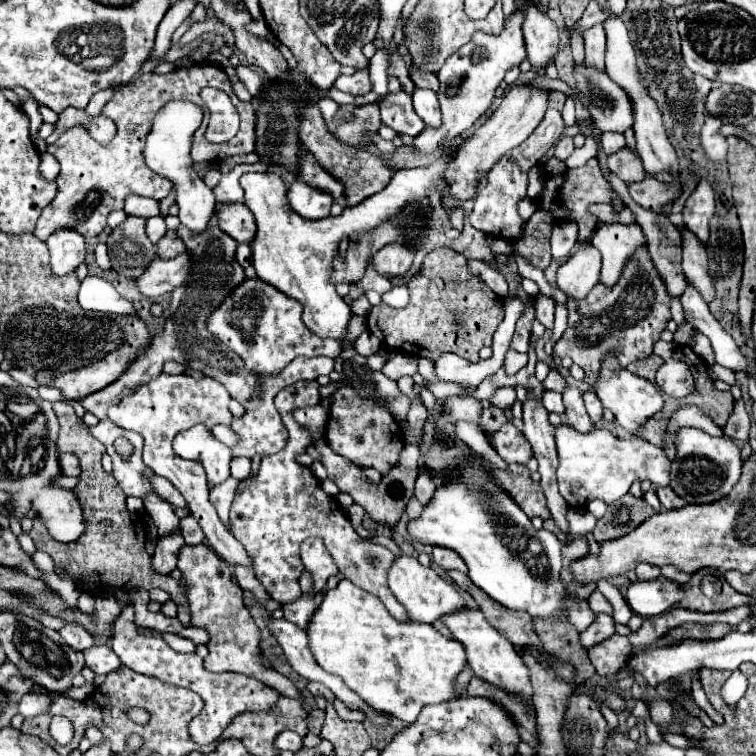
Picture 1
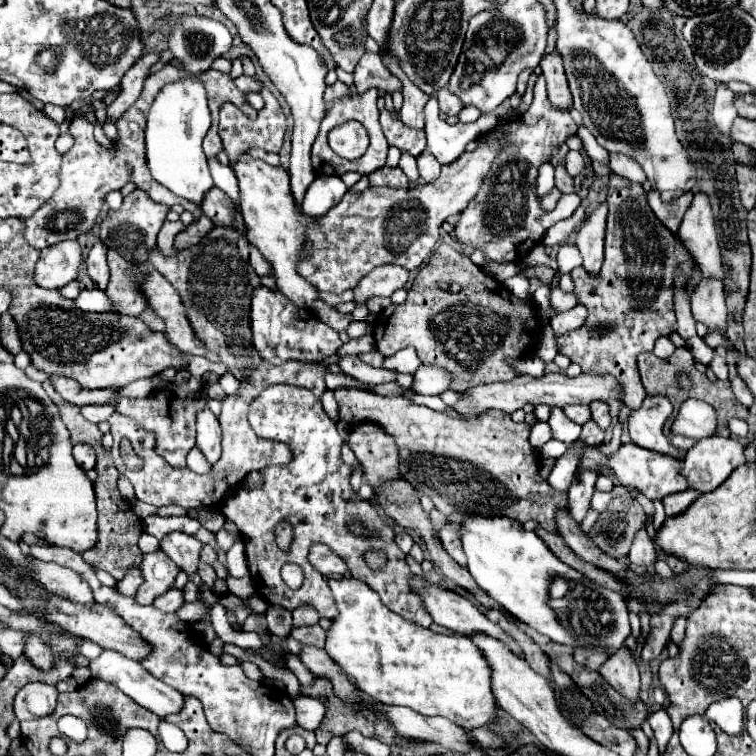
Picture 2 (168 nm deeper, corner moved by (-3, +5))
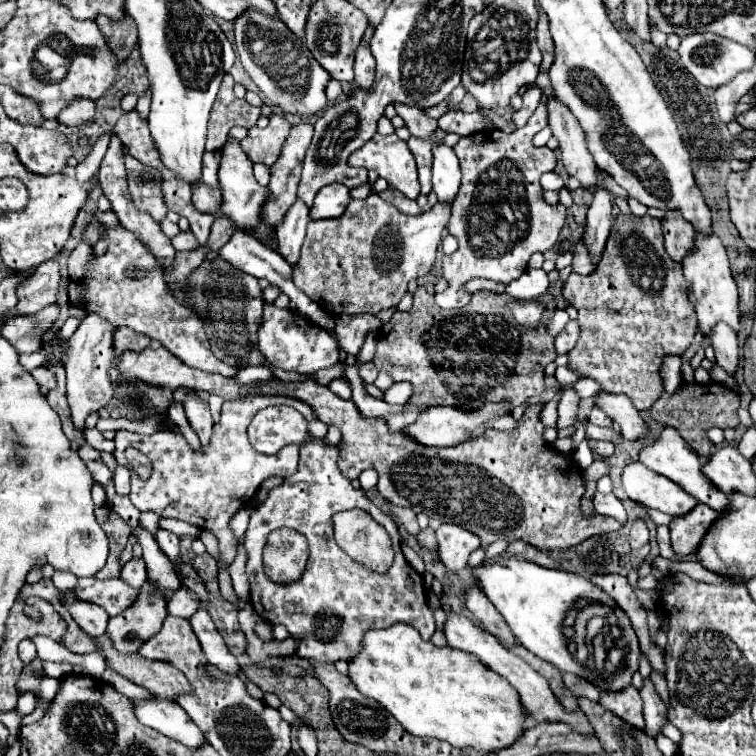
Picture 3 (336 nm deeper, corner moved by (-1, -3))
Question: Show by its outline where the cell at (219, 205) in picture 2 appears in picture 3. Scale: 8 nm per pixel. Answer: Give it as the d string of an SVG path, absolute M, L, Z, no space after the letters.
M195 183L193 187L193 205L195 209L201 209L201 213L217 213L219 211L219 201L221 193L215 187L209 187L205 183Z

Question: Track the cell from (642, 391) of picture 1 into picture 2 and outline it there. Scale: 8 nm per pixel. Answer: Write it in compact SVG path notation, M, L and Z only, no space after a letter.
M647 395L643 405L635 409L627 419L631 441L639 447L653 449L659 453L669 453L681 459L685 451L675 449L669 443L669 439L663 435L663 425L671 415L671 411L673 405L669 403L669 399L665 399L665 395Z

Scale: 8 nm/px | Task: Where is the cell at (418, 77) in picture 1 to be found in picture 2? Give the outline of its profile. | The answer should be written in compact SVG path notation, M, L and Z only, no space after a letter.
M437 89L435 93L433 93L437 99L439 99L439 107L441 107L441 111L443 113L447 113L447 115L457 115L459 111L461 111L461 101L459 101L459 97L457 95L453 95L449 89Z

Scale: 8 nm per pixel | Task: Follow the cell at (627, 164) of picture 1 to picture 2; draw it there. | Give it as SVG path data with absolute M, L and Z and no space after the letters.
M617 173L609 175L607 193L607 233L605 233L605 263L597 277L589 275L583 267L571 271L575 283L575 295L581 305L587 307L585 323L557 337L559 353L567 355L573 363L579 363L583 373L613 375L623 391L623 403L639 407L646 397L637 371L637 355L653 351L659 337L677 331L673 309L673 271L679 265L685 279L693 267L691 255L673 237L655 213L649 209L645 189L641 183L633 183Z

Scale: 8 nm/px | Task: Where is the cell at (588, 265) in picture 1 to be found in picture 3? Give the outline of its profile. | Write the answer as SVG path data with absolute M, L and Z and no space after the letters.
M597 187L587 211L587 225L585 225L585 245L589 247L595 263L601 259L603 245L611 231L613 221L611 209L613 209L613 195L605 187Z

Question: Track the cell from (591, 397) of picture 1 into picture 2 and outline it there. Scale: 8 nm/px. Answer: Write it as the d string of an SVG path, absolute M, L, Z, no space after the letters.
M593 401L591 407L591 417L593 421L601 427L601 429L607 429L611 425L611 415L609 415L609 405L605 401Z

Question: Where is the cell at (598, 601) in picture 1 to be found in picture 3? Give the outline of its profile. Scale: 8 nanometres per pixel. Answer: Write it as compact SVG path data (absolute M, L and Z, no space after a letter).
M645 681L641 689L641 699L643 699L643 713L645 713L645 723L647 723L647 733L657 739L661 733L661 727L667 721L667 707L663 705L661 697L653 689L651 681Z

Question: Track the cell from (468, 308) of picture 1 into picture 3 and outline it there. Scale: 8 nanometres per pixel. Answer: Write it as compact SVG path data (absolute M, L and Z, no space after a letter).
M417 287L413 293L413 309L403 313L395 311L389 323L379 329L379 341L375 349L373 363L377 371L385 371L395 383L407 381L413 385L413 395L407 401L411 411L383 417L391 431L399 431L417 419L419 409L431 405L449 405L457 409L479 409L479 405L491 403L507 403L511 409L535 399L545 389L545 367L555 361L557 351L553 347L553 337L547 333L547 327L541 325L537 331L527 331L513 321L513 313L507 307L509 297L503 293L479 291L473 293L471 303L465 309L443 311L435 305L433 295L429 295L423 287Z

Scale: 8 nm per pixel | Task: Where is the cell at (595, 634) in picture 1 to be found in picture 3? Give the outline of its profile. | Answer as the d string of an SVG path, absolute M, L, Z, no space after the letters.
M565 673L565 675L563 675L563 683L565 683L565 687L575 695L575 699L587 697L587 699L591 699L591 701L595 701L595 703L599 701L599 691L597 691L591 683L575 677L573 673Z

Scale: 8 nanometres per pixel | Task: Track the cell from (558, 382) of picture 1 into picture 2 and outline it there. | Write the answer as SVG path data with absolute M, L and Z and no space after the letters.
M549 373L543 377L531 377L531 375L517 375L515 379L507 383L491 383L491 385L479 385L469 391L465 391L465 397L455 405L459 413L465 417L479 415L485 409L501 409L505 413L513 413L517 409L523 409L525 405L569 405L569 403L579 403L579 405L589 405L591 401L607 401L611 407L611 415L615 417L621 407L621 389L617 389L617 381L613 377L589 377L589 375L579 375L575 379L567 377L565 373Z

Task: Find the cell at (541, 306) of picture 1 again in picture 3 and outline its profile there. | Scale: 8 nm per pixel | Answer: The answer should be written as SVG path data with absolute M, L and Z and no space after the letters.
M569 321L567 323L567 327L557 335L557 339L555 339L555 349L557 349L557 353L561 355L561 353L569 353L571 351L571 347L577 343L577 337L579 337L579 325L577 325L577 321Z

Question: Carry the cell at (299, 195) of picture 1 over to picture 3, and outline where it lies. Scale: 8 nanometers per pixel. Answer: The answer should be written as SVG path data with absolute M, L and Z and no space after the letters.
M331 183L317 193L315 205L311 207L311 219L341 217L347 209L349 201L351 201L349 189L343 183Z

